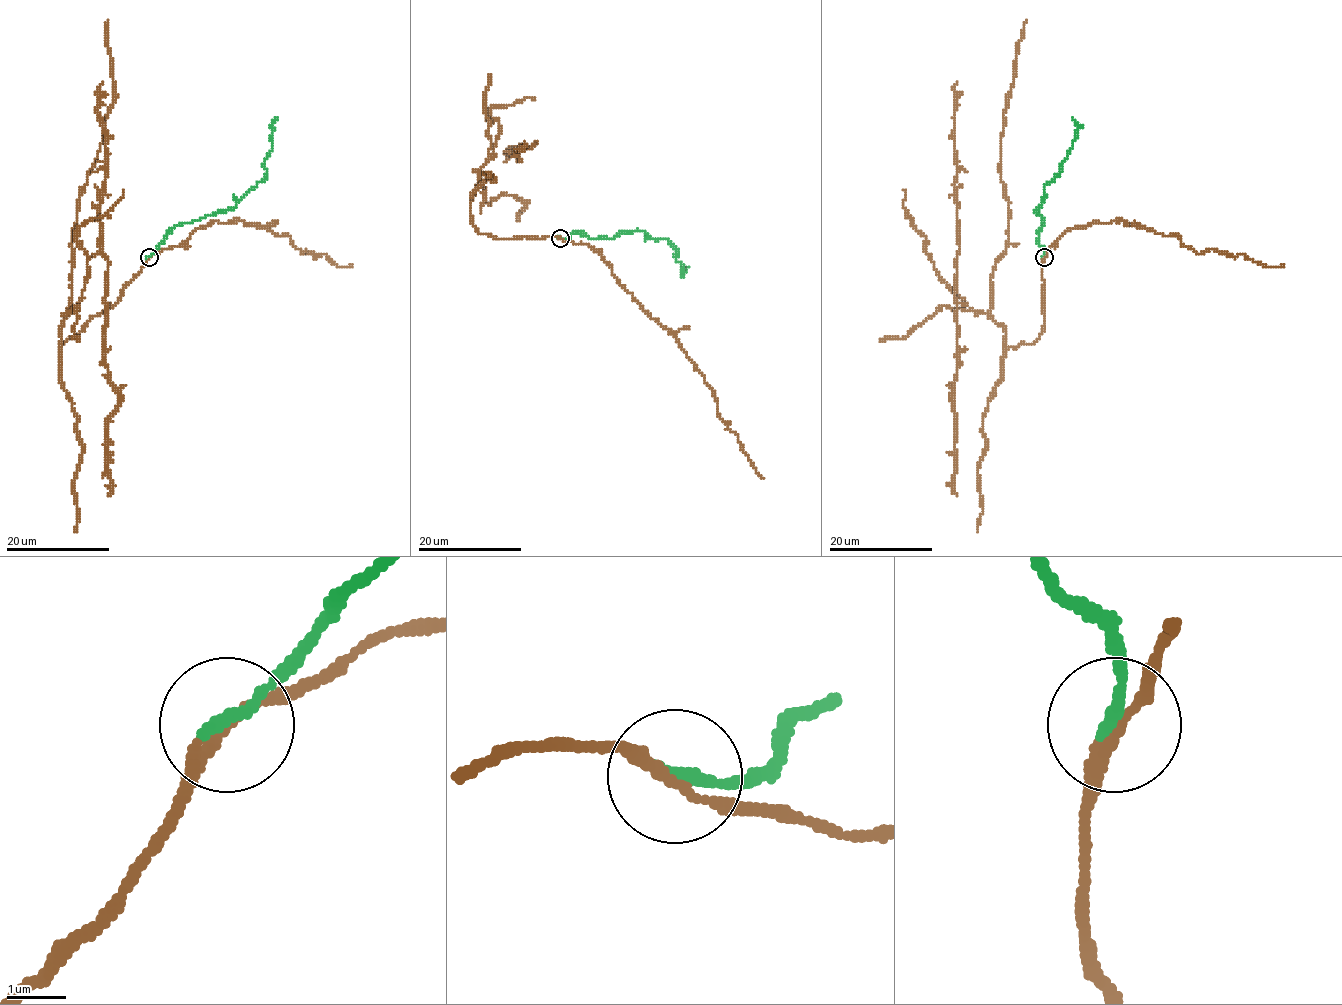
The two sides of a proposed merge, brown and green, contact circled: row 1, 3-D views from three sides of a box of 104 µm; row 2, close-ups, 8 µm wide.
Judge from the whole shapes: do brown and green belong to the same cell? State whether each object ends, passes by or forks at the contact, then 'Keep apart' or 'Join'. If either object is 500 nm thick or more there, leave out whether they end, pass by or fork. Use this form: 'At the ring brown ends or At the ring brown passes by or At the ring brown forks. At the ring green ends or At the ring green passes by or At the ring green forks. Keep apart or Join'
At the ring brown passes by. At the ring green ends. Join

